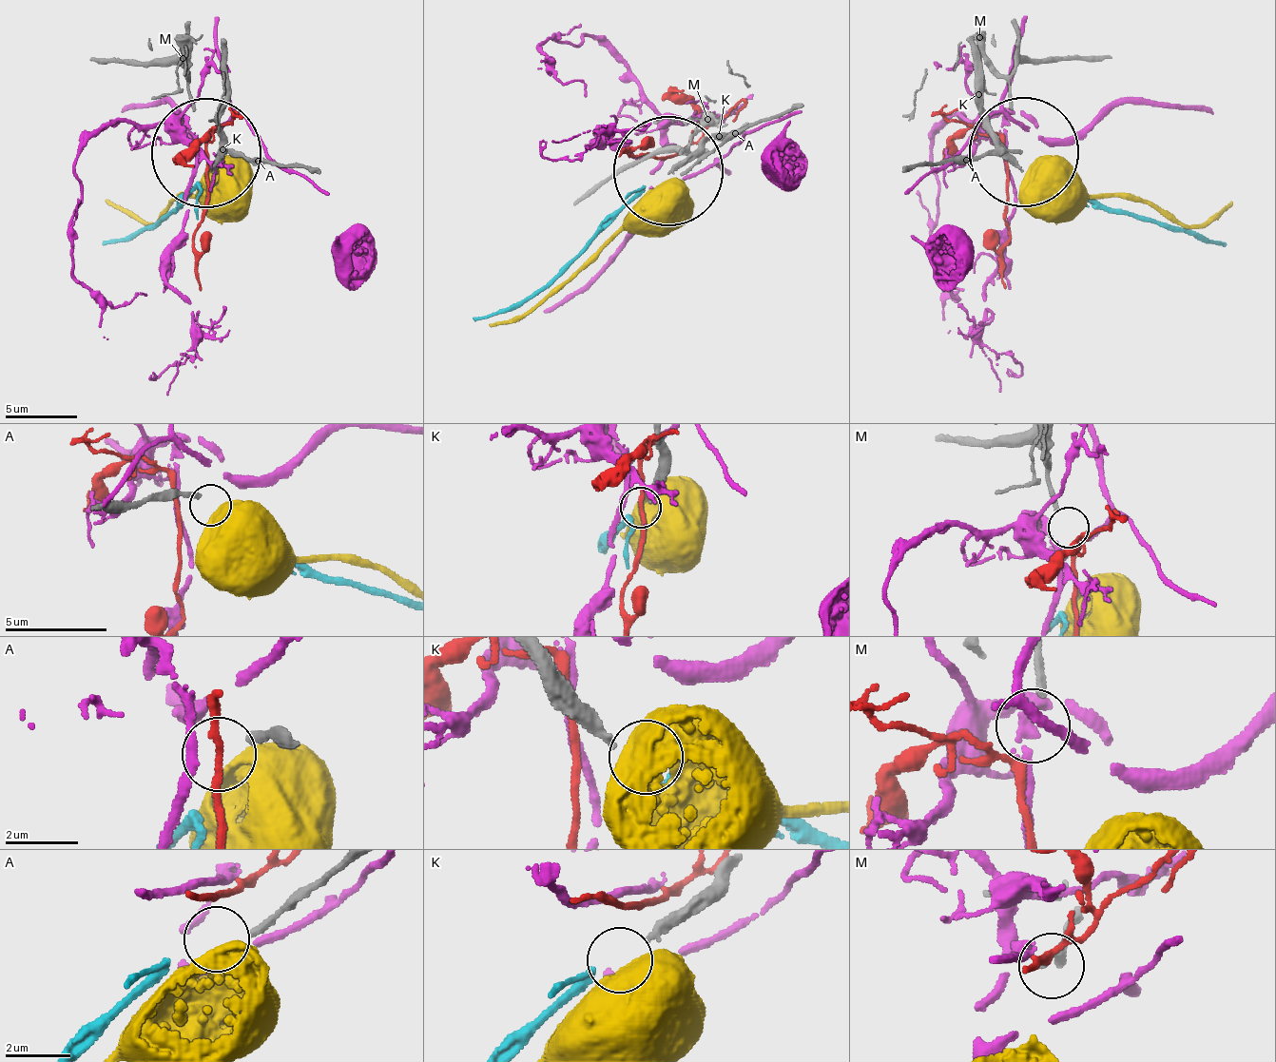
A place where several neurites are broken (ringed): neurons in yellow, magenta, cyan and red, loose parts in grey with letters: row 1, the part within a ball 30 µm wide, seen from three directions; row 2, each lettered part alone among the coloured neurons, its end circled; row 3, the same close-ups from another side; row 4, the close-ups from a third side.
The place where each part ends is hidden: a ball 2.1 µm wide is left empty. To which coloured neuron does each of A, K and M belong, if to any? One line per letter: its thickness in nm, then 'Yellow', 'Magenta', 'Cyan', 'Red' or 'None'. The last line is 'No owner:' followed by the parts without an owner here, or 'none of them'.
A: Thickness 240 nm. None
K: Thickness 240 nm. Cyan
M: Thickness 200 nm. Red
No owner: A

